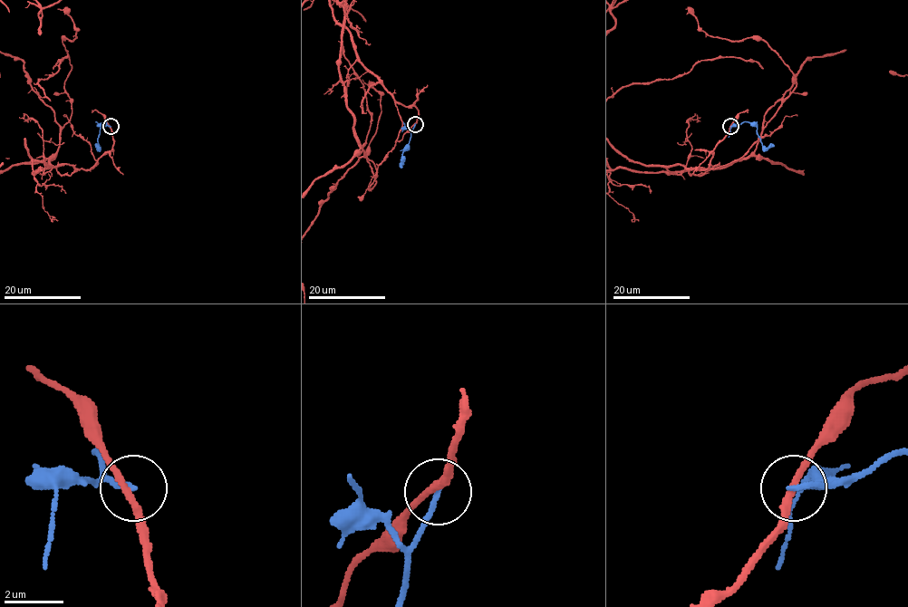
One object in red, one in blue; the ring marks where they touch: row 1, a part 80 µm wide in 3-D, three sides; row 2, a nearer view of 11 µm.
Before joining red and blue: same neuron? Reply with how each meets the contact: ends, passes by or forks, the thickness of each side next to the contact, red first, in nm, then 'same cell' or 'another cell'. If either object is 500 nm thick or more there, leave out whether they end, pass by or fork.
red passes by | blue ends | 240/170 nm | another cell

